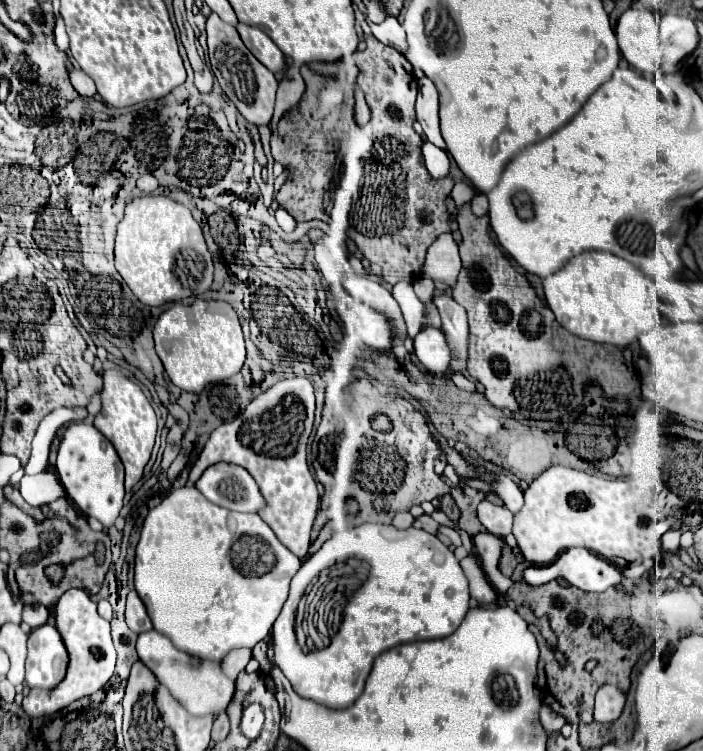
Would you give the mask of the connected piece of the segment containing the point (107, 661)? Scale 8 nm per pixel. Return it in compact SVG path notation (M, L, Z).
M81 588L67 590L57 602L53 622L69 652L69 674L53 690L39 688L29 690L29 694L23 698L23 710L31 718L55 714L67 708L71 702L95 694L109 682L115 668L115 646L109 634L109 622L97 614L97 604L85 590Z

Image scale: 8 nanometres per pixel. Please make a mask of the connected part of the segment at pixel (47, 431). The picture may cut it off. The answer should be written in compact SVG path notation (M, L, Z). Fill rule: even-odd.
M57 408L51 414L47 414L39 428L32 442L31 460L25 466L27 474L39 474L45 472L47 464L49 464L49 450L51 450L51 442L57 434L57 430L63 424L69 422L81 422L87 418L87 410L85 408Z

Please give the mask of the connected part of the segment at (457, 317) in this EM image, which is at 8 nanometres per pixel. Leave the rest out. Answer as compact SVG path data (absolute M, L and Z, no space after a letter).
M439 294L433 297L433 304L439 310L441 322L443 322L443 334L447 340L447 346L451 348L451 372L453 374L465 374L467 372L467 360L469 360L469 350L467 350L467 314L465 308L455 304L451 296Z

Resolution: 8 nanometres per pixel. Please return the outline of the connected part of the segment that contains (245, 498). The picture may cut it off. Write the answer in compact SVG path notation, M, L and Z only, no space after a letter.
M219 462L209 466L195 486L207 500L227 510L257 514L265 508L265 498L253 476L235 464Z

